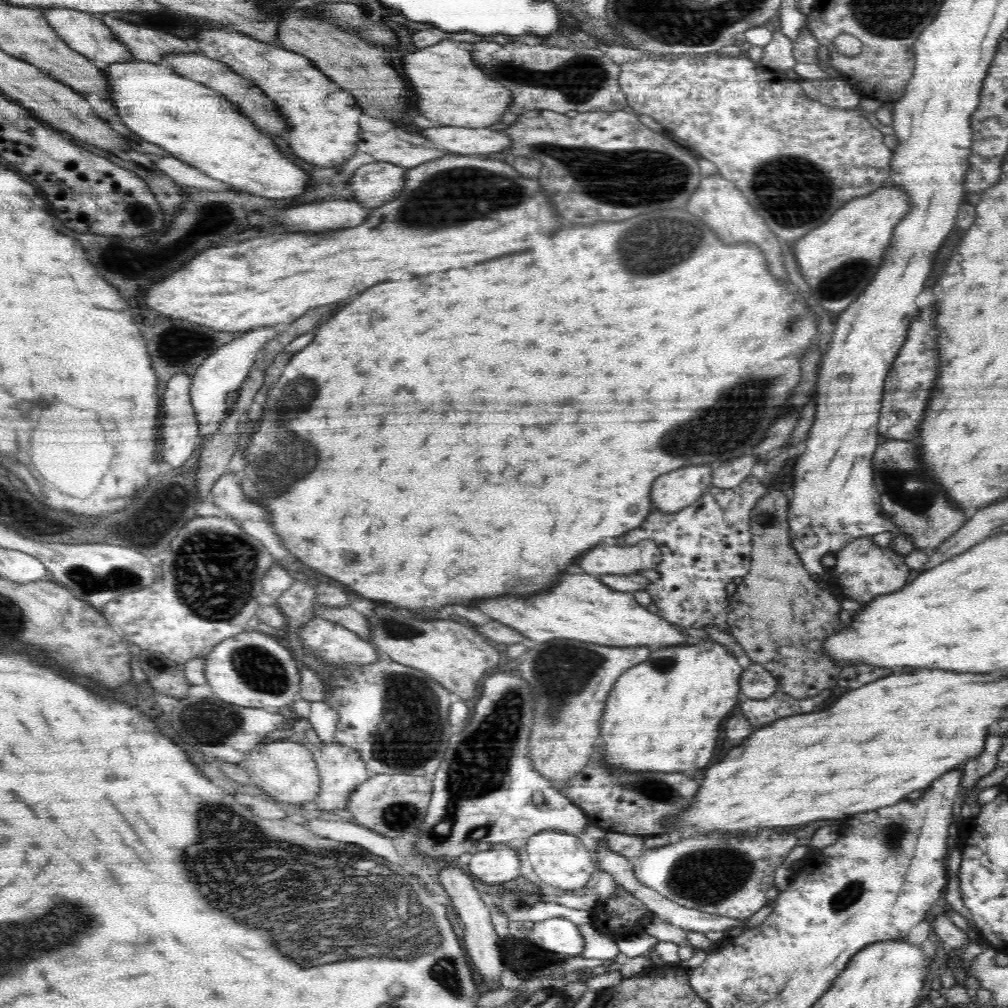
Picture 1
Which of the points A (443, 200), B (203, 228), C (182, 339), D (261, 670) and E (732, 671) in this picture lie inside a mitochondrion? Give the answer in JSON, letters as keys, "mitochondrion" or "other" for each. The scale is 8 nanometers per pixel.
{"A":"mitochondrion","B":"other","C":"other","D":"mitochondrion","E":"other"}

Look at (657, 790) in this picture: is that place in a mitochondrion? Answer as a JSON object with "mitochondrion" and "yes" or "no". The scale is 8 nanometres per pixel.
{"mitochondrion":"yes"}

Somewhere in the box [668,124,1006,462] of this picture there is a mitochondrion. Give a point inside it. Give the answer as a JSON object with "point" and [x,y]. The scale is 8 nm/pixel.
{"point":[789,189]}

